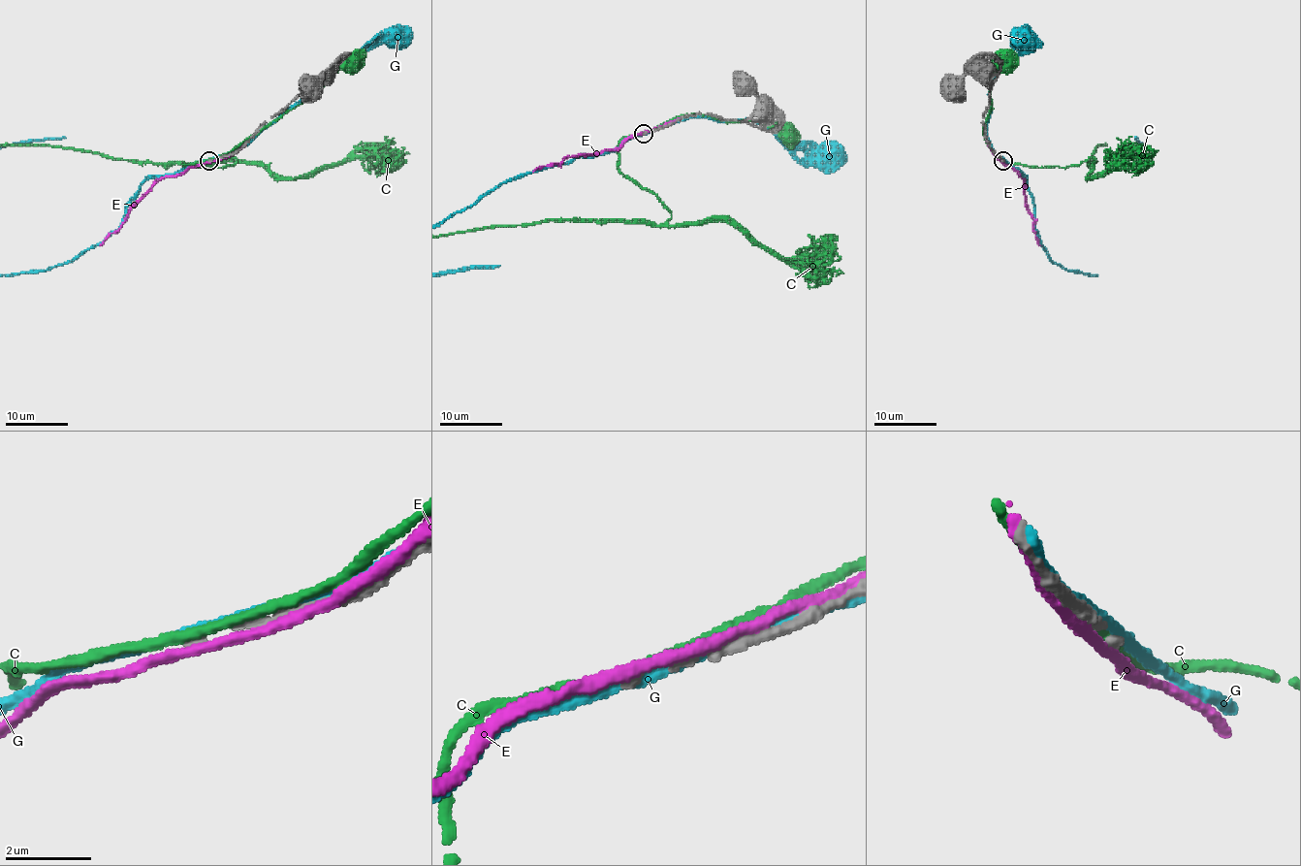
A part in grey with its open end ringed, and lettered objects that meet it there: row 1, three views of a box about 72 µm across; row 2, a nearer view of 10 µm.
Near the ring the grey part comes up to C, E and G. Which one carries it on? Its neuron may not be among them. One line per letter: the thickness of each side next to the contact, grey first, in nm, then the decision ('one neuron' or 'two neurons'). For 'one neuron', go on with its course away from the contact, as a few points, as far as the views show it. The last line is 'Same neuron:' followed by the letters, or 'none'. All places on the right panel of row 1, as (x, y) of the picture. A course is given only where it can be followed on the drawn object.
C: calibres 200 and 260 nm; two neurons
E: calibres 200 and 280 nm; two neurons
G: calibres 200 and 280 nm; two neurons
Same neuron: none

